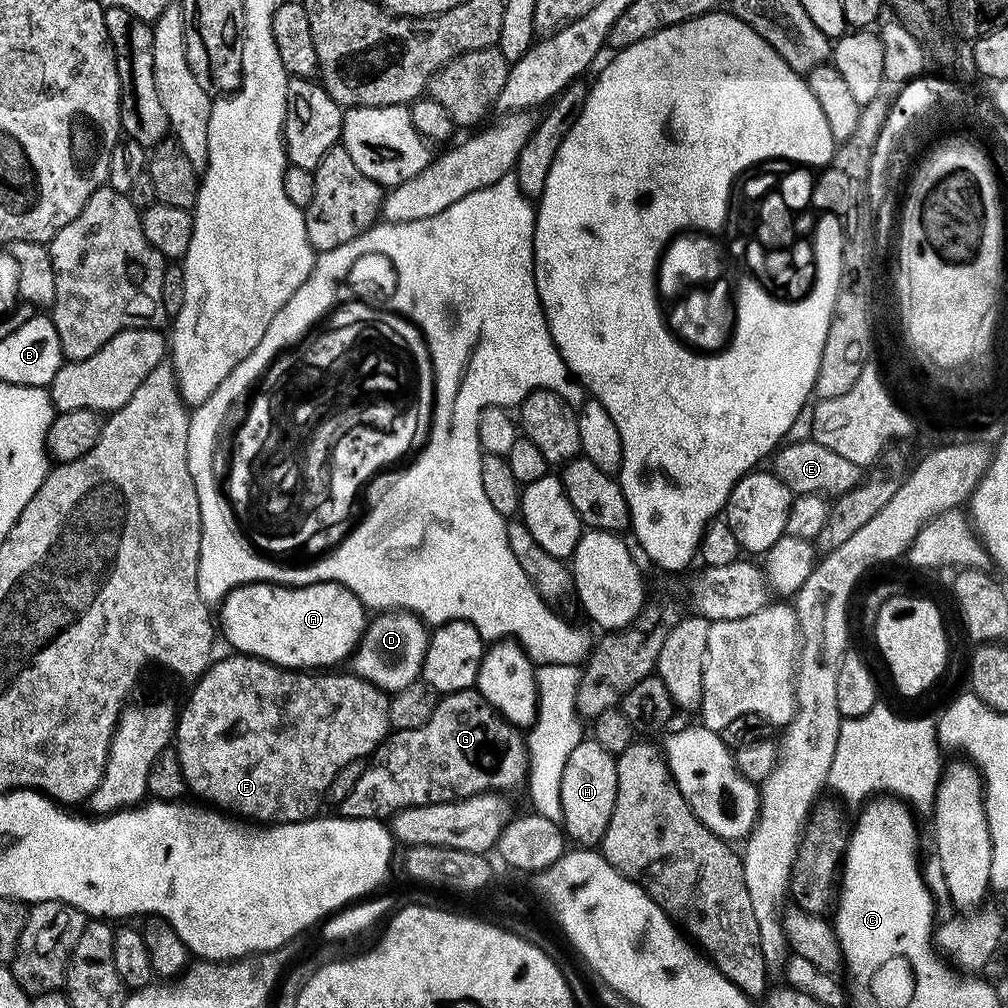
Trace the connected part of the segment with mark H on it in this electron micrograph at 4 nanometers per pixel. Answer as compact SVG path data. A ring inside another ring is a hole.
M584 738L574 747L566 761L561 782L561 821L569 841L577 840L580 846L596 846L606 834L610 814L614 814L618 774L616 756L602 750L598 742Z

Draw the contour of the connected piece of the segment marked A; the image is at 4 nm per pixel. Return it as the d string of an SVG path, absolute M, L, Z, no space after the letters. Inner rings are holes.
M332 580L299 588L275 582L251 583L229 587L218 608L219 631L224 631L237 653L257 656L281 668L328 670L343 665L340 663L356 651L364 633L366 609L346 586Z

